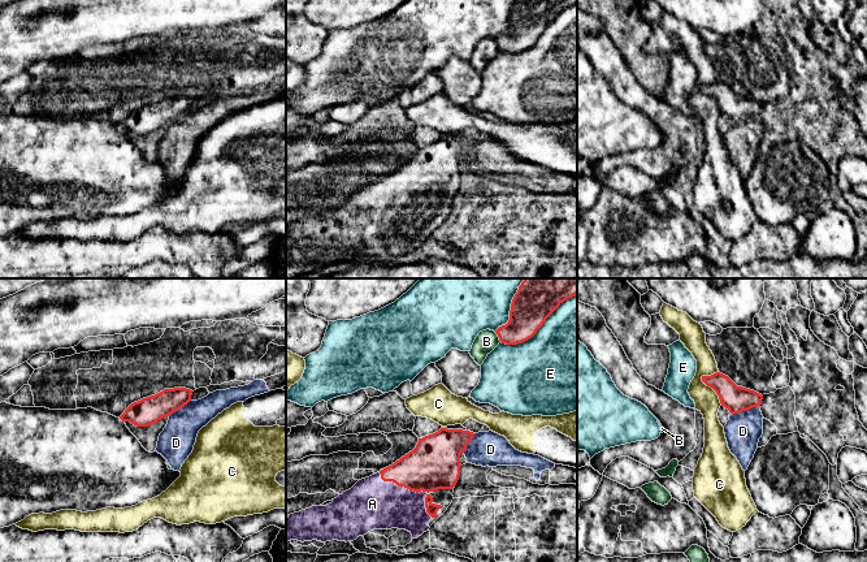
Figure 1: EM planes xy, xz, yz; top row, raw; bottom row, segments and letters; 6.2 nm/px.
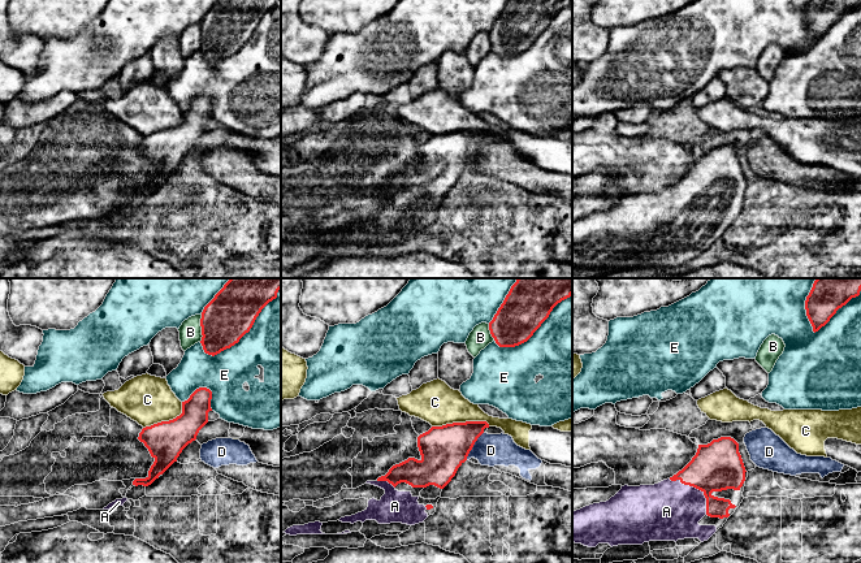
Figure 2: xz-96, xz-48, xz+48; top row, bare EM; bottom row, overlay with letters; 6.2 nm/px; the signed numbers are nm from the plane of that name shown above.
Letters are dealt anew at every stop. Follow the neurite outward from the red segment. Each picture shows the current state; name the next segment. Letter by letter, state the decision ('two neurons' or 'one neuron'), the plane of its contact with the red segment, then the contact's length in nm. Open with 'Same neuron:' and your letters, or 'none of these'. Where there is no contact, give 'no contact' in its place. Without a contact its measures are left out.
Same neuron: A
A: one neuron | xz | 440 nm
B: two neurons | xz | 80 nm
C: two neurons | yz | 220 nm
D: two neurons | yz | 190 nm
E: two neurons | xz | 550 nm

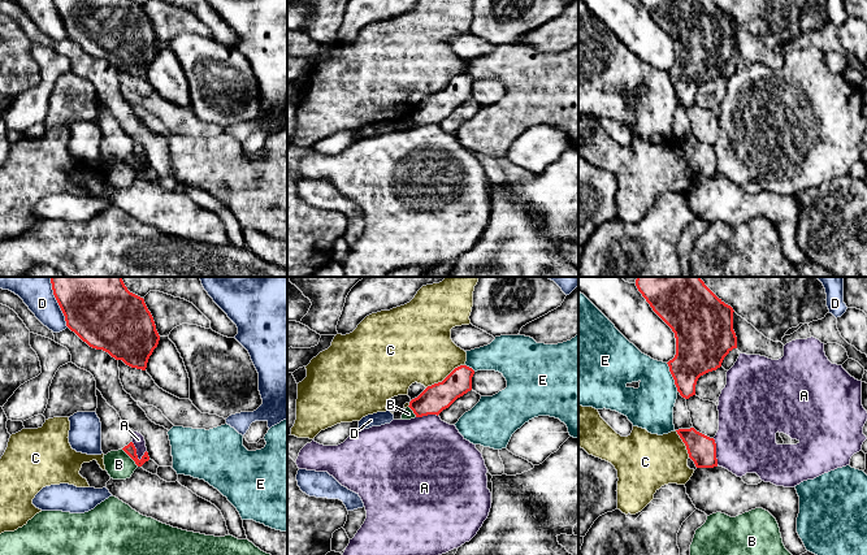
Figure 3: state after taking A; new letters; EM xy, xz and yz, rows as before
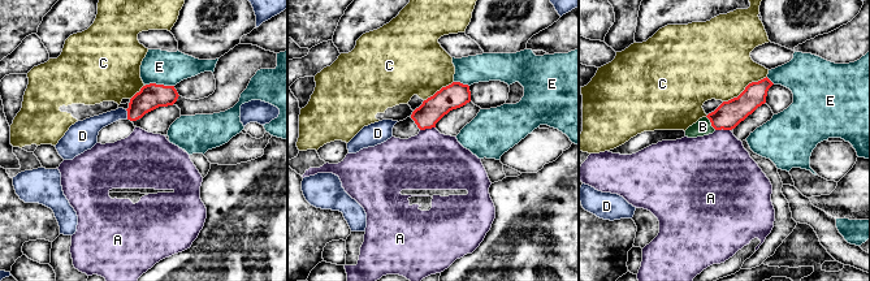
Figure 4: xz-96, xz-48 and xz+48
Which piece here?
Same neuron: none of these
A: two neurons | xy | 130 nm
B: two neurons | xy | 160 nm
C: two neurons | xz | 280 nm
D: two neurons | xy | 240 nm
E: two neurons | yz | 190 nm

